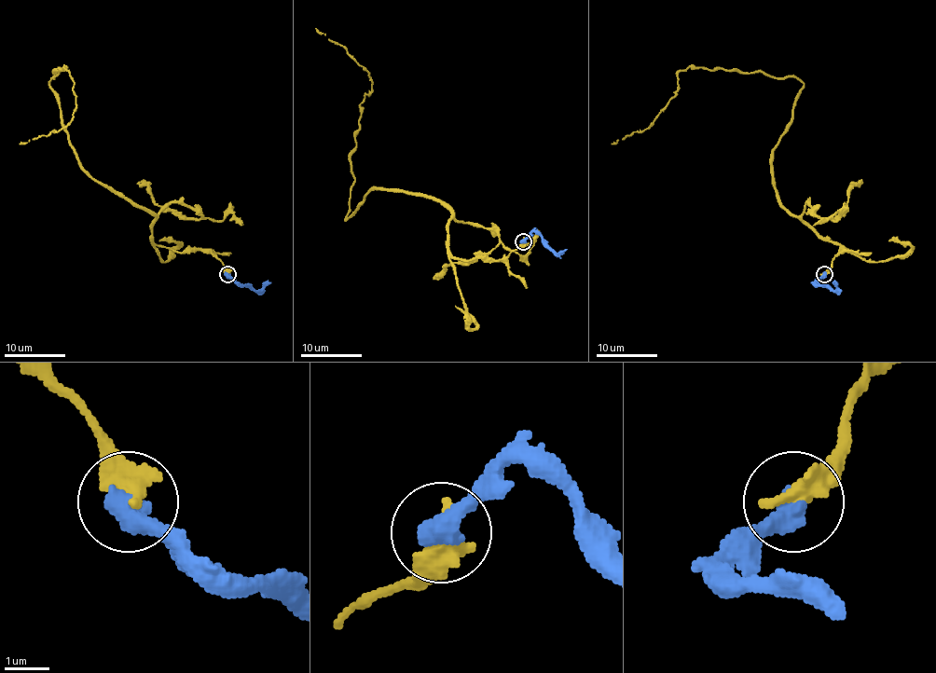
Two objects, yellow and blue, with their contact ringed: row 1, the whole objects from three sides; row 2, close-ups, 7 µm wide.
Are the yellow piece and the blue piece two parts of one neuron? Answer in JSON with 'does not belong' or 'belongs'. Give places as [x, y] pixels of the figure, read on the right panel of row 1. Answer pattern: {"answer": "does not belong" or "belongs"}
{"answer": "does not belong"}

